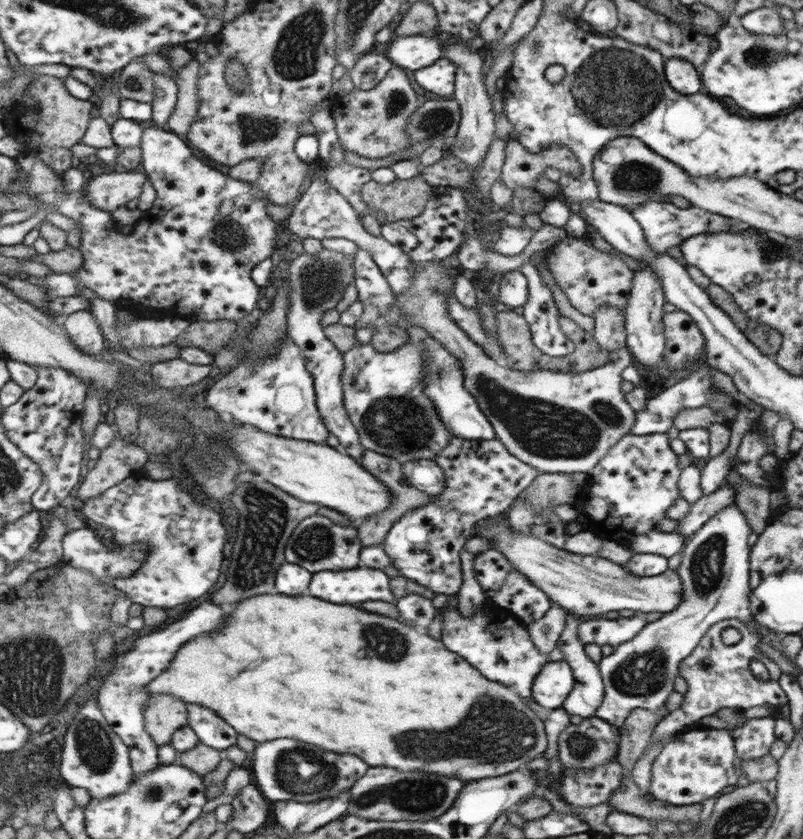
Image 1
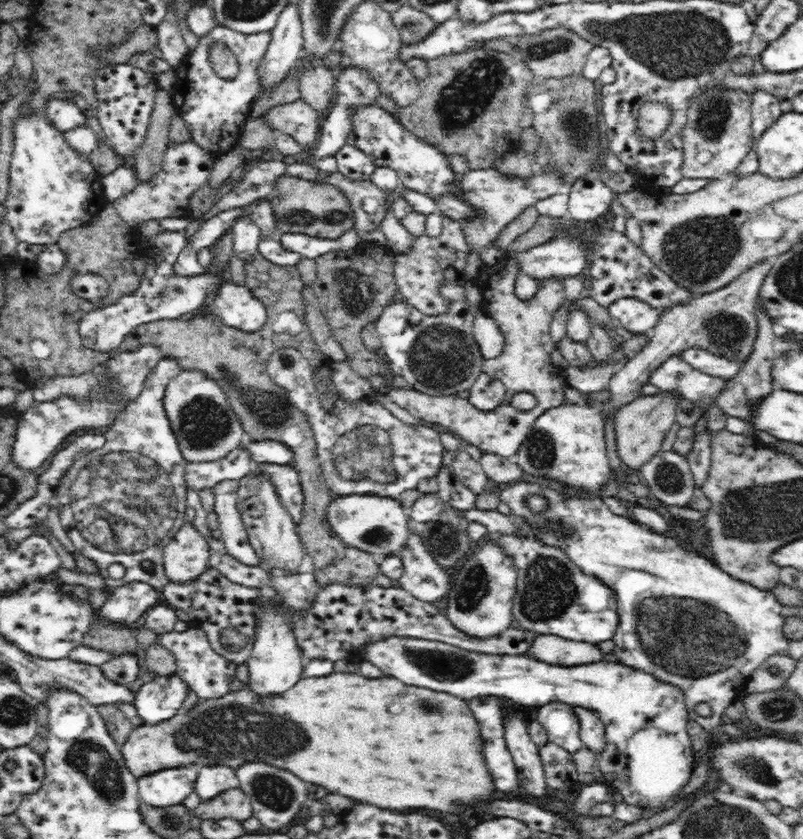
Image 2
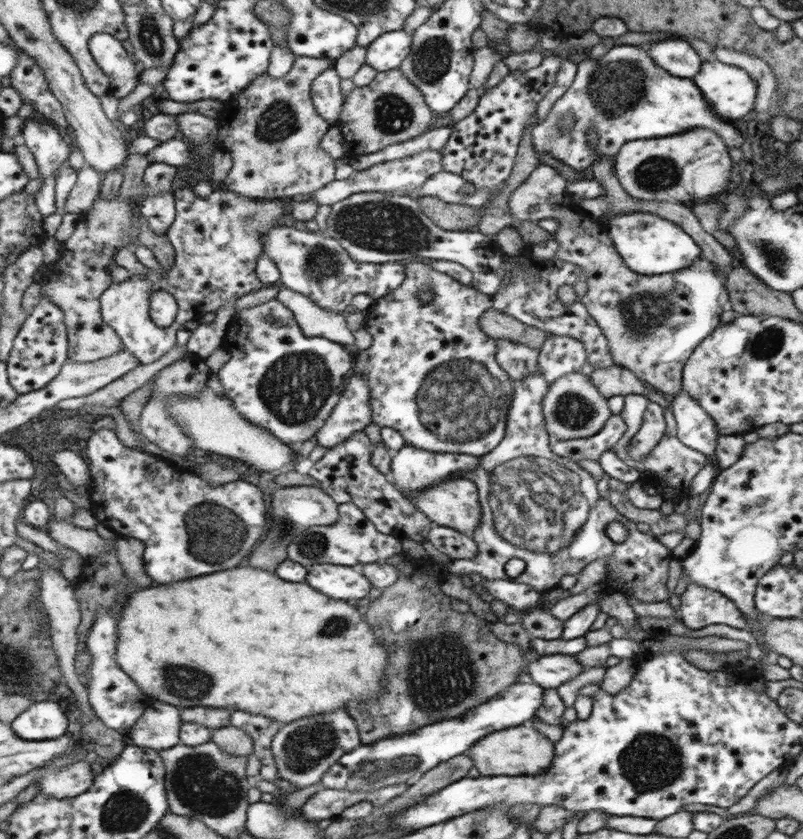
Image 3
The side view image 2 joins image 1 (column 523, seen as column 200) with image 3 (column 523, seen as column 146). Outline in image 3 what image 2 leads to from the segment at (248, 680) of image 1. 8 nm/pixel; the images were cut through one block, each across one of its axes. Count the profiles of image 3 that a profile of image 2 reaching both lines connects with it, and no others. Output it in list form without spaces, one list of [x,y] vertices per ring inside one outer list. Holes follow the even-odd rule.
[[[528,724],[497,730],[473,743],[465,752],[482,776],[539,775],[549,770],[555,756],[554,744]]]

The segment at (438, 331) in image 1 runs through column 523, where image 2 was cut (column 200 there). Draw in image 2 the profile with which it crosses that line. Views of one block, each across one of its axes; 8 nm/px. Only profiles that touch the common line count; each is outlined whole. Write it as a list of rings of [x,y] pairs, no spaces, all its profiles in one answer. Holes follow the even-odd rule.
[[[181,370],[168,384],[163,407],[182,457],[188,463],[220,461],[246,440],[238,415],[231,409],[223,389],[205,372]]]

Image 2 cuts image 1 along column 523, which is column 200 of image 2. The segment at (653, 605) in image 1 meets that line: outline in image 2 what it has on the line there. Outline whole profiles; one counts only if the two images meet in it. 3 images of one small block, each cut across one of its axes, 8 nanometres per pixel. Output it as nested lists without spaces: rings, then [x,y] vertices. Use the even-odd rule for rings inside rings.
[[[186,521],[164,547],[164,572],[174,584],[194,582],[210,567],[209,558],[208,541]]]

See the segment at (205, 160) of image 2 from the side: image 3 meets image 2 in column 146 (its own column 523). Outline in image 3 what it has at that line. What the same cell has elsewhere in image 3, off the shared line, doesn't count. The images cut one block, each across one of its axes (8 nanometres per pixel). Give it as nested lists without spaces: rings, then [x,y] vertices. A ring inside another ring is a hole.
[[[539,163],[523,184],[507,199],[507,212],[515,220],[553,219],[557,221],[554,240],[557,251],[554,259],[578,266],[585,275],[586,291],[580,298],[585,311],[600,328],[606,338],[608,353],[615,365],[630,370],[638,379],[660,390],[665,395],[682,389],[682,366],[698,344],[719,326],[719,316],[731,310],[727,302],[725,273],[707,262],[701,254],[683,272],[669,272],[667,276],[643,275],[633,272],[615,252],[607,226],[593,224],[593,218],[576,207],[574,199],[566,192],[567,181],[549,165]]]

